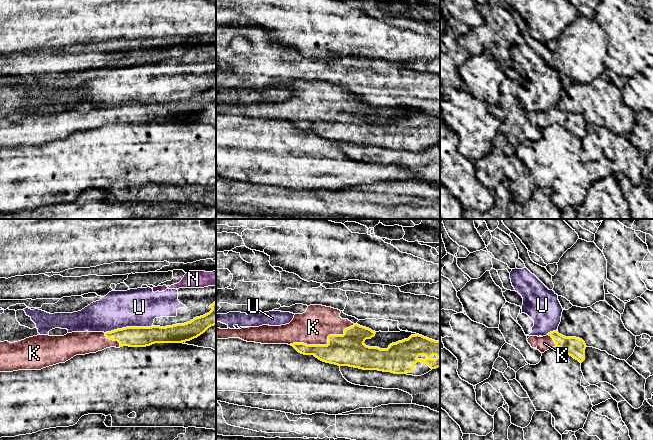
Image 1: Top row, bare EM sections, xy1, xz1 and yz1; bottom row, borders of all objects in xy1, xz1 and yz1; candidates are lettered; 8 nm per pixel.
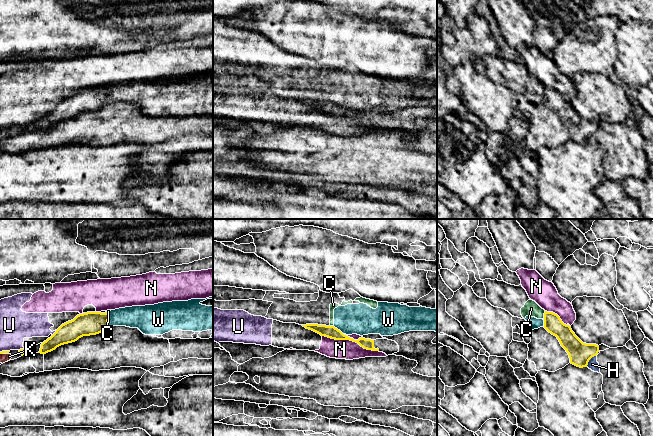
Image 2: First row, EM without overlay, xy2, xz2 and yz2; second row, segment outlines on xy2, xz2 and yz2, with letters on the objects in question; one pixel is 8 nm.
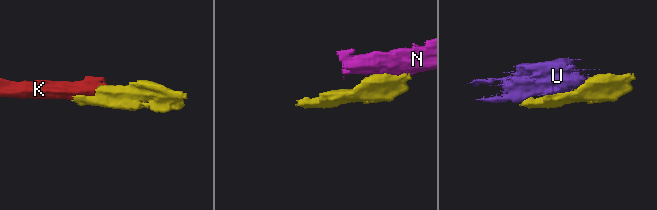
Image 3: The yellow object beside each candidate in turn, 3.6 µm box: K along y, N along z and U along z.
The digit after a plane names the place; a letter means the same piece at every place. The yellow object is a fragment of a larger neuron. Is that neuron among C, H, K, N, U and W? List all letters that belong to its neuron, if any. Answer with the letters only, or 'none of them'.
K

